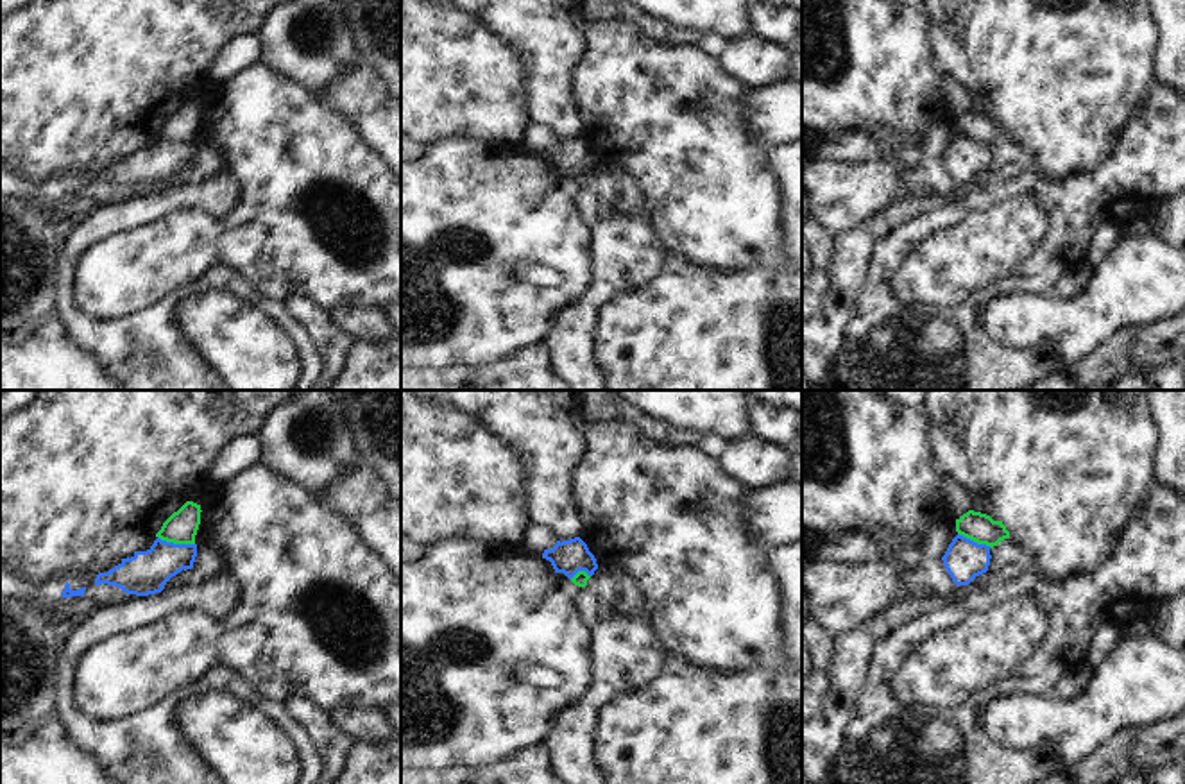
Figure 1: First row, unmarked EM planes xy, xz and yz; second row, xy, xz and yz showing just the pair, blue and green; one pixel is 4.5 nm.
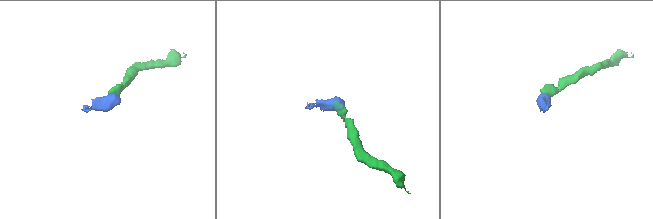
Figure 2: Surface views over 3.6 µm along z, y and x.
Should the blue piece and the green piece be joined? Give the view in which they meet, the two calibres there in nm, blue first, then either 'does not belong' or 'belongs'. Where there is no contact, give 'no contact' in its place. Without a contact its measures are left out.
meets blue in xy; 190 nm thick on the blue side, 150 nm on the other; does not belong

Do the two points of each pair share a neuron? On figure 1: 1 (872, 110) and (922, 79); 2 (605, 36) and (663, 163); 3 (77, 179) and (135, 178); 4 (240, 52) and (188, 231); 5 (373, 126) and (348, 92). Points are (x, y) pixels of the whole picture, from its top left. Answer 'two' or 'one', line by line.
1: one
2: one
3: one
4: two
5: one

